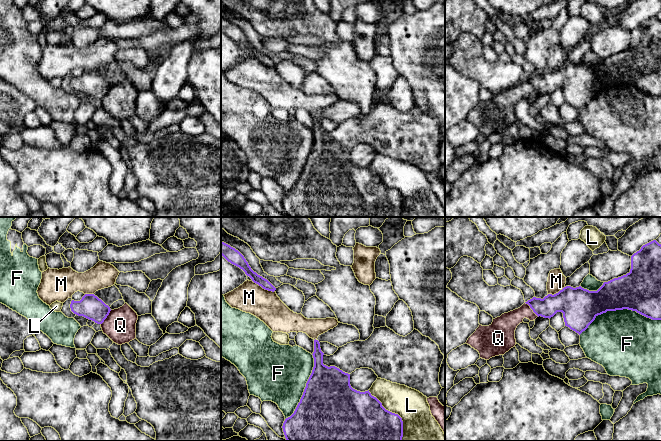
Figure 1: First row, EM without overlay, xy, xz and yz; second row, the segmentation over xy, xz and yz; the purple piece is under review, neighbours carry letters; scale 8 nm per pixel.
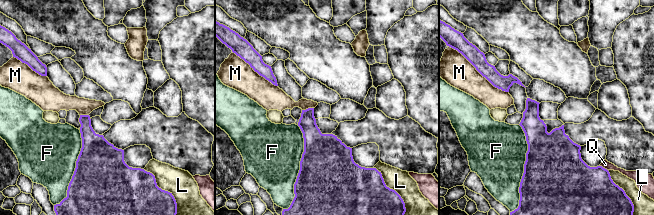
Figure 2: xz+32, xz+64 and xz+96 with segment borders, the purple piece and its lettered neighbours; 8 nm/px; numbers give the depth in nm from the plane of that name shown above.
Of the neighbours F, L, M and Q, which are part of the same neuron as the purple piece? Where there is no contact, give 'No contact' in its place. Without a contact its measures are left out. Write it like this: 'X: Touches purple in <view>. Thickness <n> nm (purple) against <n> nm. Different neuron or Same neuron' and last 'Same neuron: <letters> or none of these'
F: Touches purple in yz. Thickness 340 nm (purple) against 500 nm. Different neuron
L: Touches purple in xz. Thickness 480 nm (purple) against 280 nm. Different neuron
M: Touches purple in xz. Thickness 80 nm (purple) against 240 nm. Different neuron
Q: Touches purple in yz. Thickness 160 nm (purple) against 170 nm. Different neuron
Same neuron: none of these

